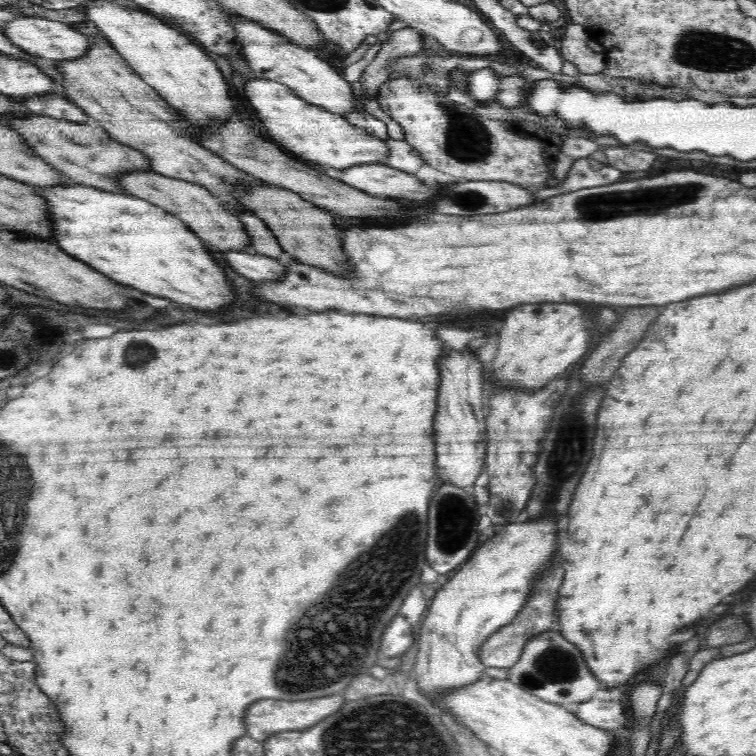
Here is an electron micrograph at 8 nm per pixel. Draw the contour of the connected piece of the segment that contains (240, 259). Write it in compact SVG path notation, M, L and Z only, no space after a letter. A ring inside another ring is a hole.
M226 250L226 254L222 256L226 258L228 266L238 272L240 276L246 276L250 280L256 282L276 282L280 278L284 278L286 268L284 264L268 258L268 256L252 256L245 251Z

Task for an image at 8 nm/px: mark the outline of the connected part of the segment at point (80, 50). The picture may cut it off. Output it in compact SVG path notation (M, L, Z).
M22 16L22 18L14 17L16 20L6 24L6 30L2 29L5 36L18 46L25 53L33 57L45 58L54 61L77 60L83 58L92 46L90 38L84 34L80 34L78 30L72 28L70 24L62 24L62 22L52 22L52 19L36 18L32 16Z

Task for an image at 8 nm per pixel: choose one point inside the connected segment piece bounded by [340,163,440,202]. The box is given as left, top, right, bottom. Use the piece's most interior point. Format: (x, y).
(375, 178)

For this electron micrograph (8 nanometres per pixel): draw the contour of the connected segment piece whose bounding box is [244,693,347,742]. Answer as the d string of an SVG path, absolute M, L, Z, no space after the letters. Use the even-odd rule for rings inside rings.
M342 693L332 694L332 696L324 696L324 698L314 698L312 700L288 701L288 700L262 700L256 702L254 706L248 706L246 714L244 714L244 724L246 724L247 736L254 740L264 742L266 738L276 733L283 733L290 730L307 729L314 726L317 722L324 720L334 714L336 710L340 710L346 699Z

